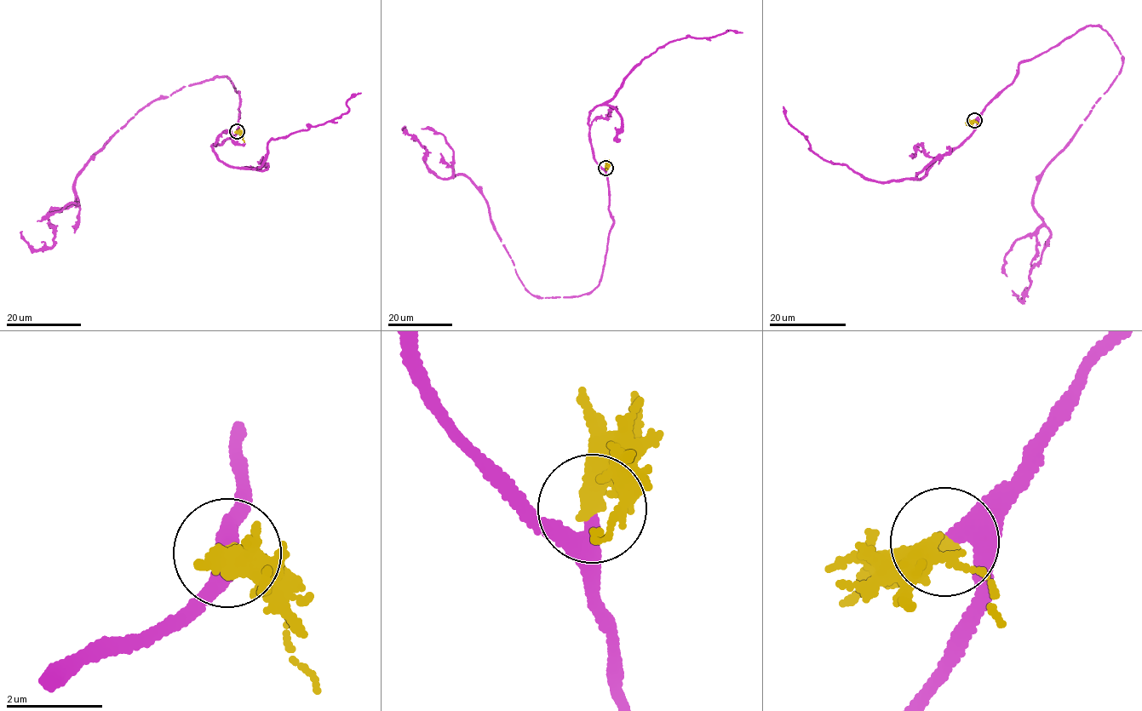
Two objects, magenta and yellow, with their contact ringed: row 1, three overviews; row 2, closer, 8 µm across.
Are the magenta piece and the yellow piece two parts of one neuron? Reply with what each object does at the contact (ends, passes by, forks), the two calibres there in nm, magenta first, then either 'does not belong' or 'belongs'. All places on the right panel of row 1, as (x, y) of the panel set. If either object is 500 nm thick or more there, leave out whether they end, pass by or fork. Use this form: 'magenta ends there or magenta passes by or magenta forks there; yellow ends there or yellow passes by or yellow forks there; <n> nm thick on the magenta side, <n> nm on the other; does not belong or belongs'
magenta passes by; yellow ends there; 300 nm thick on the magenta side, 400 nm on the other; belongs

